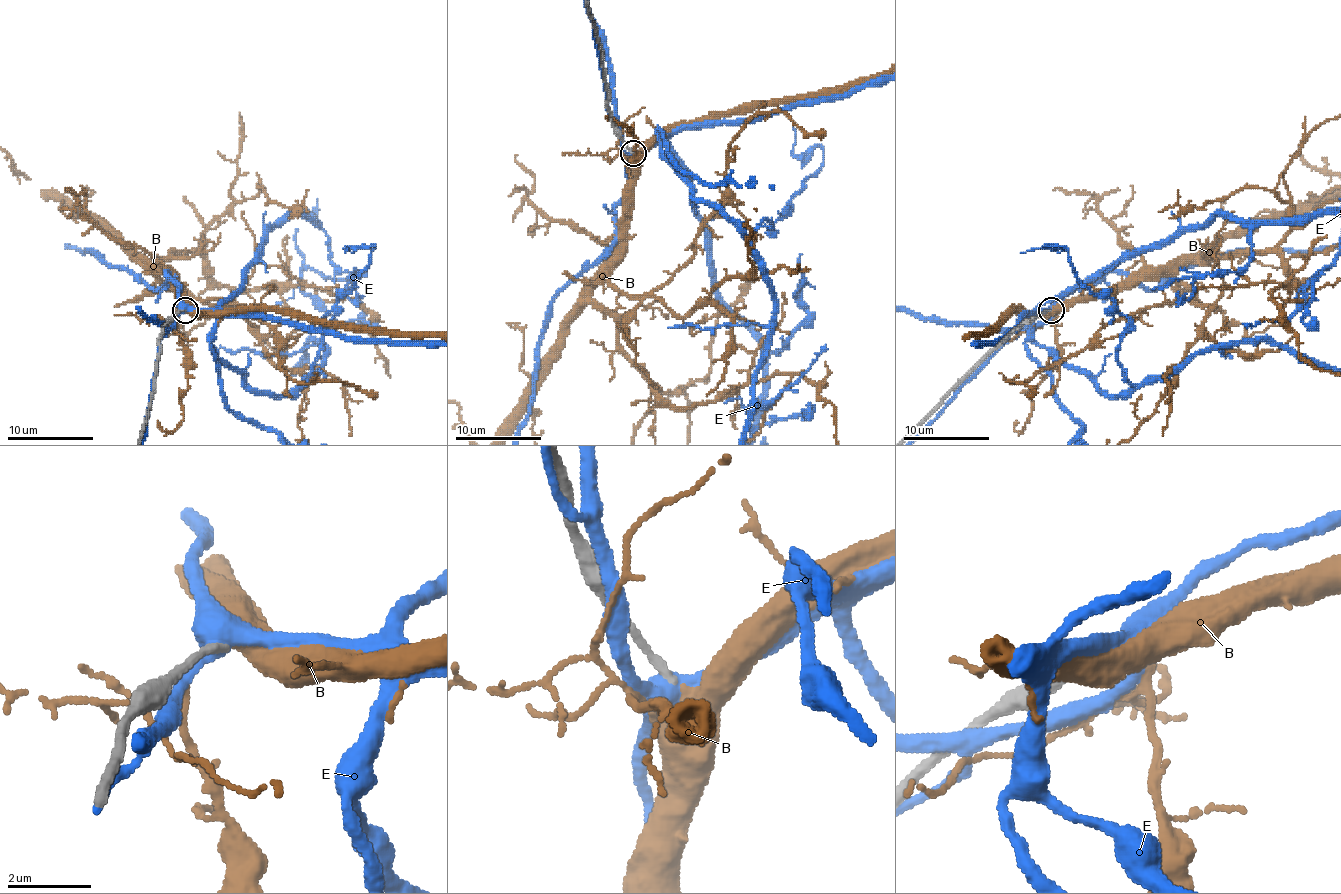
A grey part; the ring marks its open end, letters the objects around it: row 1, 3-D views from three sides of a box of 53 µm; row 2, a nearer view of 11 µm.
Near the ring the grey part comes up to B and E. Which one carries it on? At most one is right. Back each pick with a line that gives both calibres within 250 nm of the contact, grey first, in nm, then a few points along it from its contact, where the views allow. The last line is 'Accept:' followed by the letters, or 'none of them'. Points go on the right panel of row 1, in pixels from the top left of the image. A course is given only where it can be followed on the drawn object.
B: 190 nm thick on the grey side, 360 nm on the other
Accept: B

